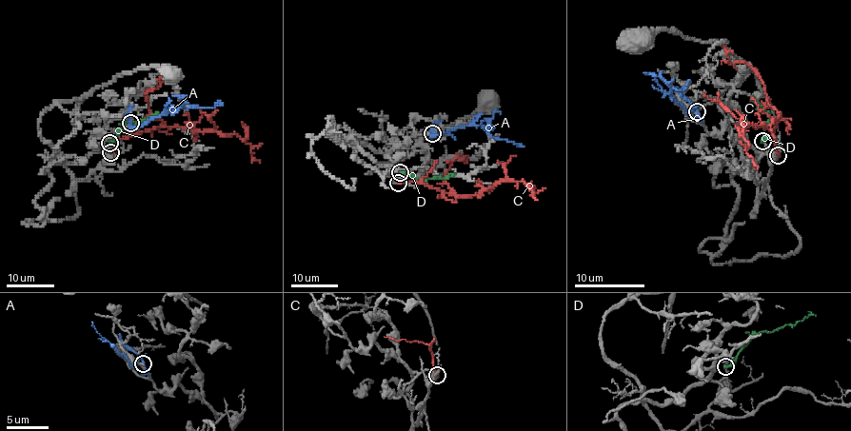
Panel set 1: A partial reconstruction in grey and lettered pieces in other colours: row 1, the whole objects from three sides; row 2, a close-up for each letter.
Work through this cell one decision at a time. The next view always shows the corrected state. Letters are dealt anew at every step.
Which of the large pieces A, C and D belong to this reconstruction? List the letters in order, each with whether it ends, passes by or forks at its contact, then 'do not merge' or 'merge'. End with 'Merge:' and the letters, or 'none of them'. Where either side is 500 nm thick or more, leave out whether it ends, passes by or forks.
A: it passes by | do not merge
C: do not merge
D: it ends | do not merge
Merge: none of them

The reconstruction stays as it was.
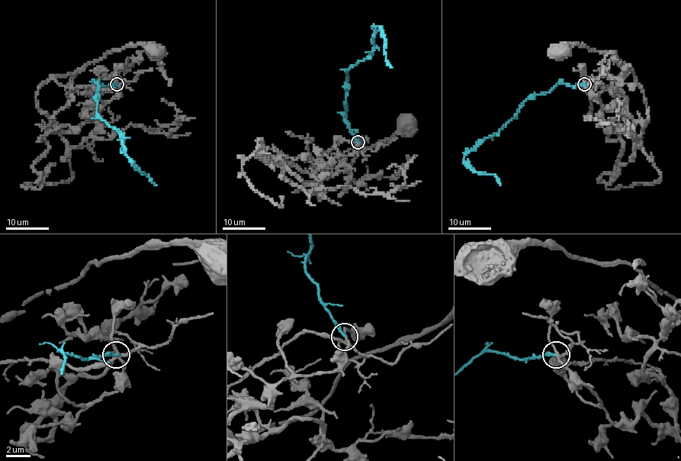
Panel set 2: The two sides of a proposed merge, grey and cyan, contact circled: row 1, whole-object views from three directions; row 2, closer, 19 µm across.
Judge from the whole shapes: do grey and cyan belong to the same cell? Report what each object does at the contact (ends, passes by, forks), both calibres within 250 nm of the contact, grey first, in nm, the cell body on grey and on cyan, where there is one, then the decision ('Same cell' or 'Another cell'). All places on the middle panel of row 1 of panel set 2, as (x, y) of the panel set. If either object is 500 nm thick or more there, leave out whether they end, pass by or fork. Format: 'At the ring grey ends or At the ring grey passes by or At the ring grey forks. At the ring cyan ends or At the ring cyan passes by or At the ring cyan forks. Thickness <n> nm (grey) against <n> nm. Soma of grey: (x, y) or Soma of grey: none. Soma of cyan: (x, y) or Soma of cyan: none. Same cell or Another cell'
At the ring grey forks. At the ring cyan ends. Thickness 200 nm (grey) against 280 nm. Soma of grey: (406, 125). Soma of cyan: none. Another cell

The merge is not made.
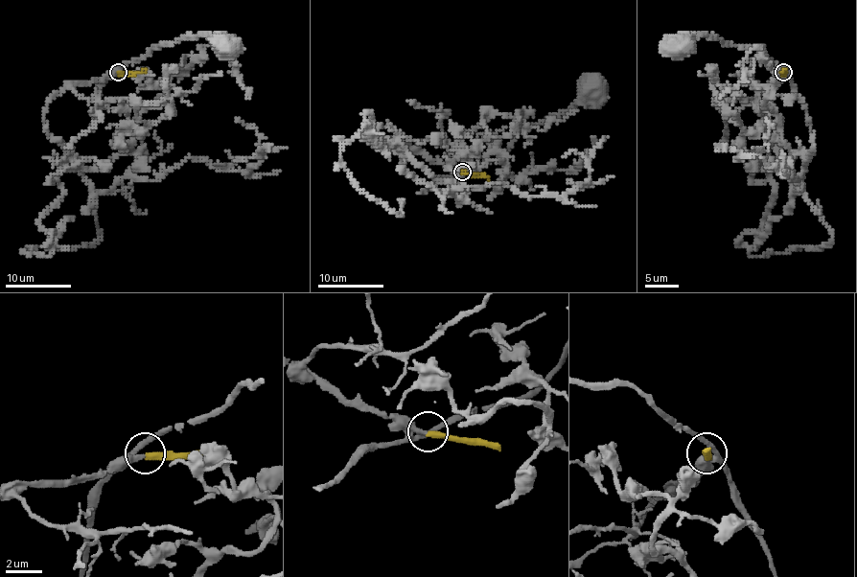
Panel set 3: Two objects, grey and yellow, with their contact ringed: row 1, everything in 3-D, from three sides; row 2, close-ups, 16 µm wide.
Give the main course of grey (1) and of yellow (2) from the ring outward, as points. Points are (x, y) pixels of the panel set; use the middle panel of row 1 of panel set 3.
1: (461, 171), (493, 161), (521, 129), (553, 120), (577, 104), (583, 104), (594, 90)
2: (463, 171), (483, 174), (489, 179)

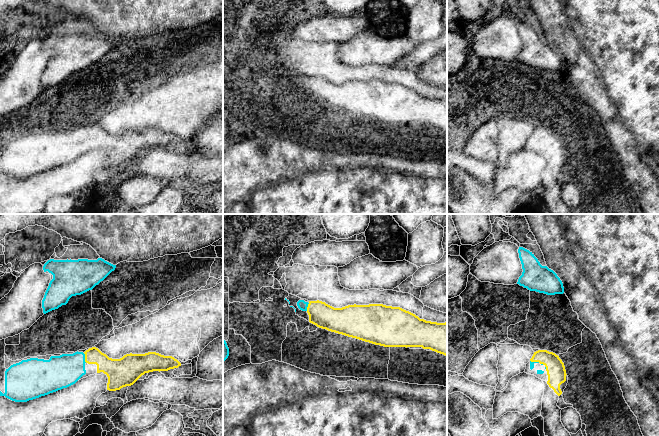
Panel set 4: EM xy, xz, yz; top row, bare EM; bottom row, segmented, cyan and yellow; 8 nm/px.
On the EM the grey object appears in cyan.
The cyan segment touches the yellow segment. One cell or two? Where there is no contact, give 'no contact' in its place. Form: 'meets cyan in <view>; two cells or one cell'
meets cyan in xy; one cell

